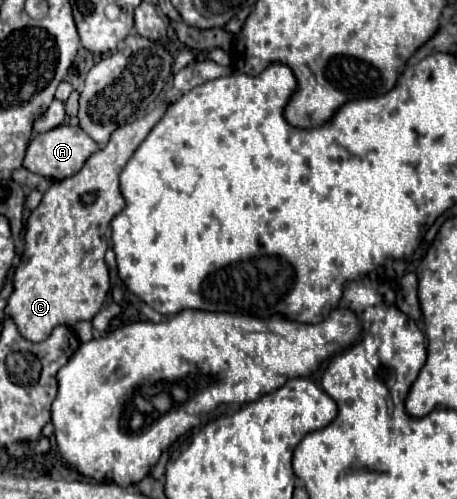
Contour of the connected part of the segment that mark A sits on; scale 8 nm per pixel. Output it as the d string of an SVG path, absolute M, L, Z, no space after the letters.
M62 124L50 132L44 132L44 134L38 134L36 138L32 138L22 166L34 174L40 174L40 176L46 176L52 180L64 180L64 178L76 174L84 166L84 162L98 150L100 150L100 146L80 126Z

